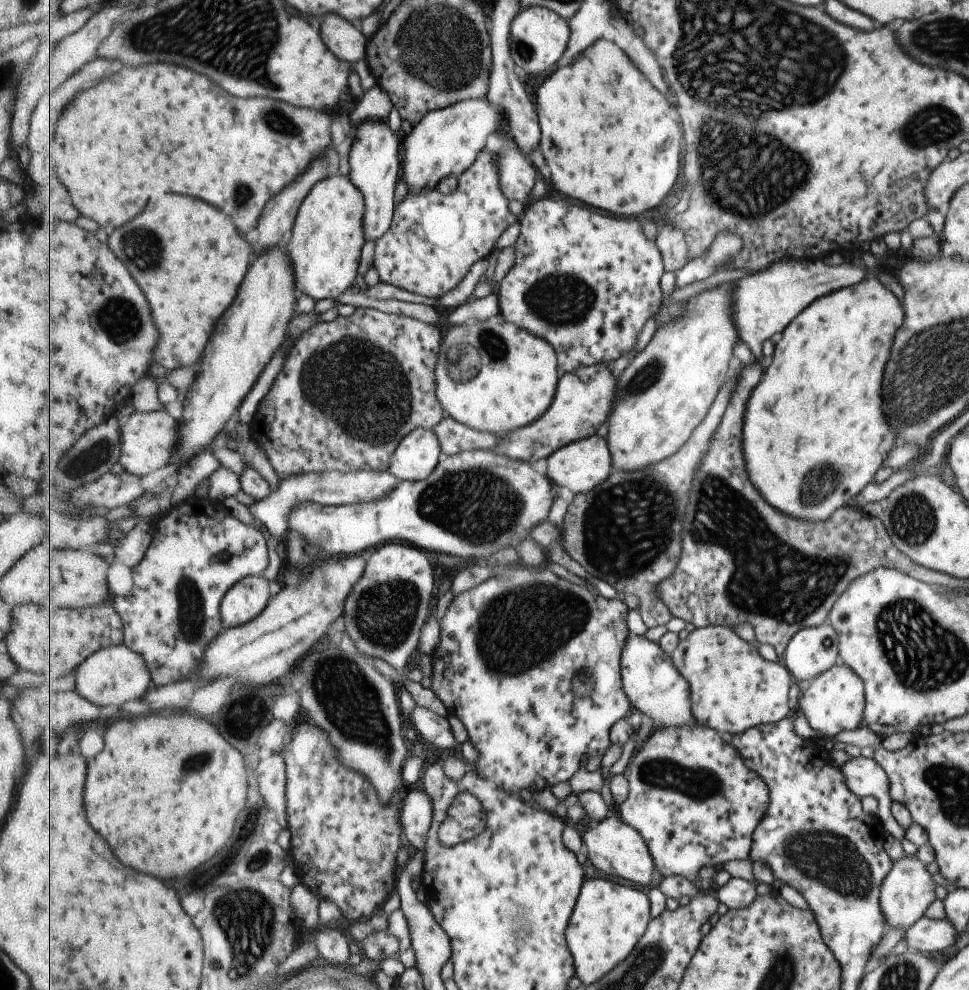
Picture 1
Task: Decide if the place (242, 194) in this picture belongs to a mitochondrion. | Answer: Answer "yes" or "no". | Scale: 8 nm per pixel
yes

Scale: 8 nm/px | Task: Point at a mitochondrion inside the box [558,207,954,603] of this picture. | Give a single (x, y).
(618, 537)

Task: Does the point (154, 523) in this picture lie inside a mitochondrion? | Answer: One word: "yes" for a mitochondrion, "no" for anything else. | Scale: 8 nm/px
no

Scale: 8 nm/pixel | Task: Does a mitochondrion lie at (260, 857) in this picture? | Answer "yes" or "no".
yes

